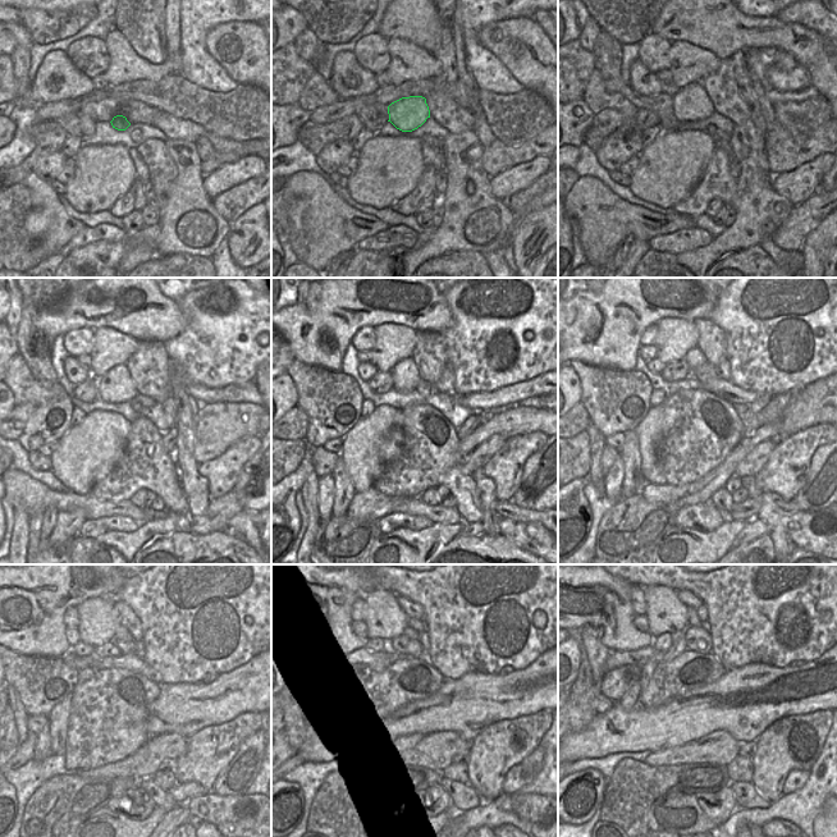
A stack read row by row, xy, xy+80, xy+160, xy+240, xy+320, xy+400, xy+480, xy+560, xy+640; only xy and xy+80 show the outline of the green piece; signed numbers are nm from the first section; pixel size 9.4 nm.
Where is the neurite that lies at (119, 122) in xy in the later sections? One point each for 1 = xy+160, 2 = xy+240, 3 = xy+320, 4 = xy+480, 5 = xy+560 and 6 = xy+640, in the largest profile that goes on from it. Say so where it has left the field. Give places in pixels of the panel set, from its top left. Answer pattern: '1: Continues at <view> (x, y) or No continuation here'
1: Continues at xy+160 (691, 103)
2: Continues at xy+240 (117, 385)
3: Continues at xy+320 (405, 374)
4: Continues at xy+480 (122, 634)
5: Continues at xy+560 (410, 632)
6: Continues at xy+640 (693, 620)

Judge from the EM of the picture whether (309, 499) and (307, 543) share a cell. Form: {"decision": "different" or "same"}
{"decision": "same"}

